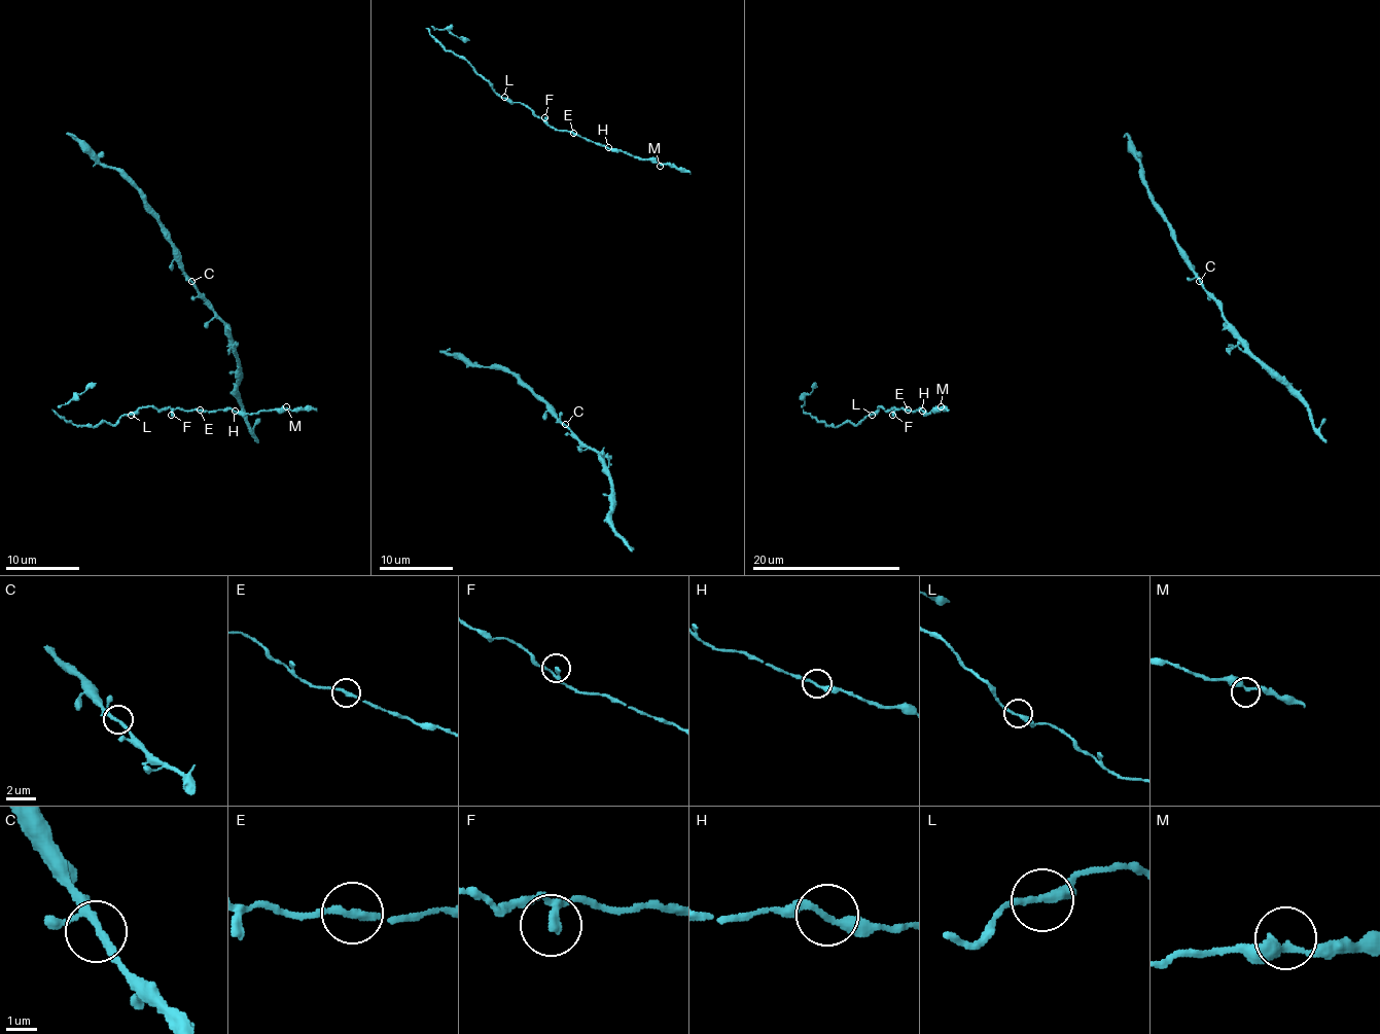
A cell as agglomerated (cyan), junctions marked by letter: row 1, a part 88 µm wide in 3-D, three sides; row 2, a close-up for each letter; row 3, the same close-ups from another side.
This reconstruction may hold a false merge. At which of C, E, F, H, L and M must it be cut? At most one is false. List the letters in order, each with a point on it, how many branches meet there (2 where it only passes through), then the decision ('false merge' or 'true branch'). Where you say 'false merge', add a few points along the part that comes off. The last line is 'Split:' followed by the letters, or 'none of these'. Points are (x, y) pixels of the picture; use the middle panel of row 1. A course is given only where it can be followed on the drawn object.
C: (565, 424) | 3 | true branch
E: (573, 133) | 2 | true branch
F: (544, 117) | 2 | true branch
H: (608, 147) | 2 | true branch
L: (504, 97) | 2 | true branch
M: (660, 166) | 2 | true branch
Split: none of these

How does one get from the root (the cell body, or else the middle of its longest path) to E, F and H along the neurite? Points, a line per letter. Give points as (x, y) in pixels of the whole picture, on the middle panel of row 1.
E: (660, 166), (658, 162), (611, 151), (572, 133)
F: (660, 166), (658, 162), (611, 151), (567, 131), (554, 131), (544, 117)
H: (660, 166), (658, 162), (639, 161), (608, 147)

